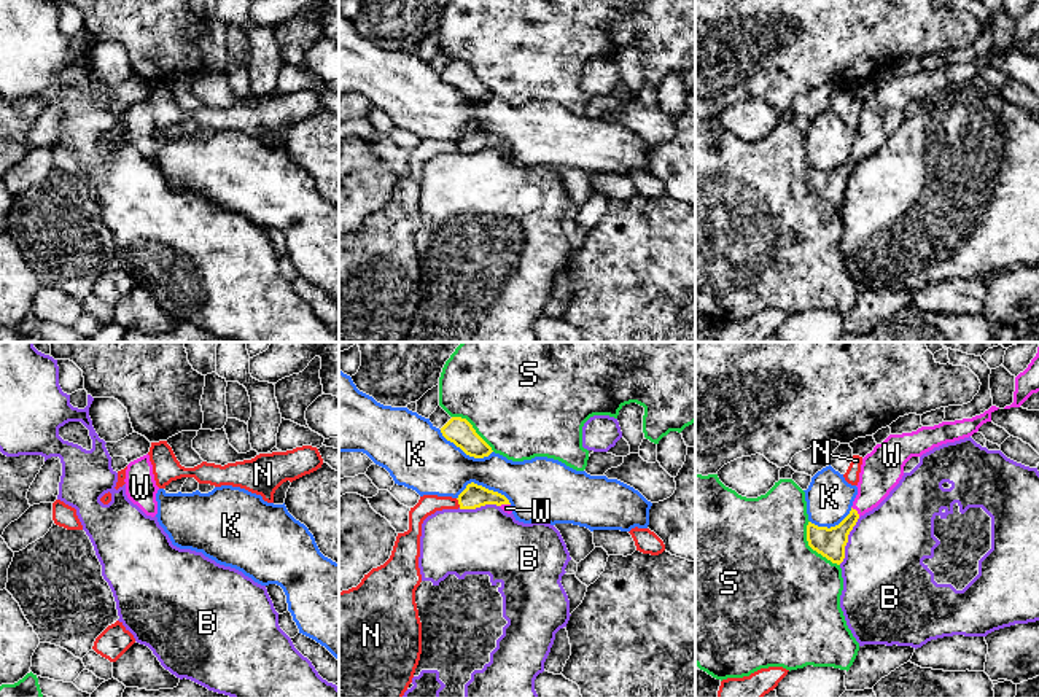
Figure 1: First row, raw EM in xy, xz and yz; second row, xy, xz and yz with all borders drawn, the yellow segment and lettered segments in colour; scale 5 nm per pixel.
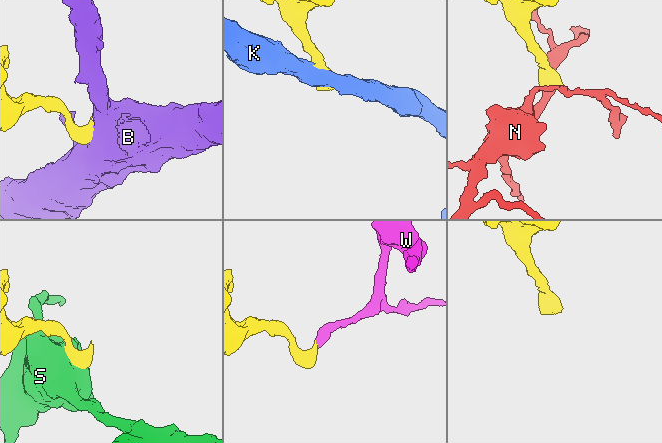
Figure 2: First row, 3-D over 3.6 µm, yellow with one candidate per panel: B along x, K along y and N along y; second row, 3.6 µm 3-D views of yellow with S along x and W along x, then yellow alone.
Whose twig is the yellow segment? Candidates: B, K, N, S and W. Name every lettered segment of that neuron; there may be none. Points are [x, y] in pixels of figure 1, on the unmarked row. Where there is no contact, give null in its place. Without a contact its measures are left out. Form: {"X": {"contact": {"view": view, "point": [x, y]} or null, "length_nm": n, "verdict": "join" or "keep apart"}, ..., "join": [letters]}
{"B": {"contact": {"view": "yz", "point": [847, 185]}, "length_nm": 260, "verdict": "keep apart"}, "K": {"contact": {"view": "xz", "point": [484, 131]}, "length_nm": 280, "verdict": "keep apart"}, "N": {"contact": {"view": "xz", "point": [459, 147]}, "length_nm": 50, "verdict": "keep apart"}, "S": {"contact": {"view": "yz", "point": [812, 191]}, "length_nm": 280, "verdict": "keep apart"}, "W": {"contact": {"view": "yz", "point": [856, 155]}, "length_nm": 70, "verdict": "join"}, "join": ["W"]}

